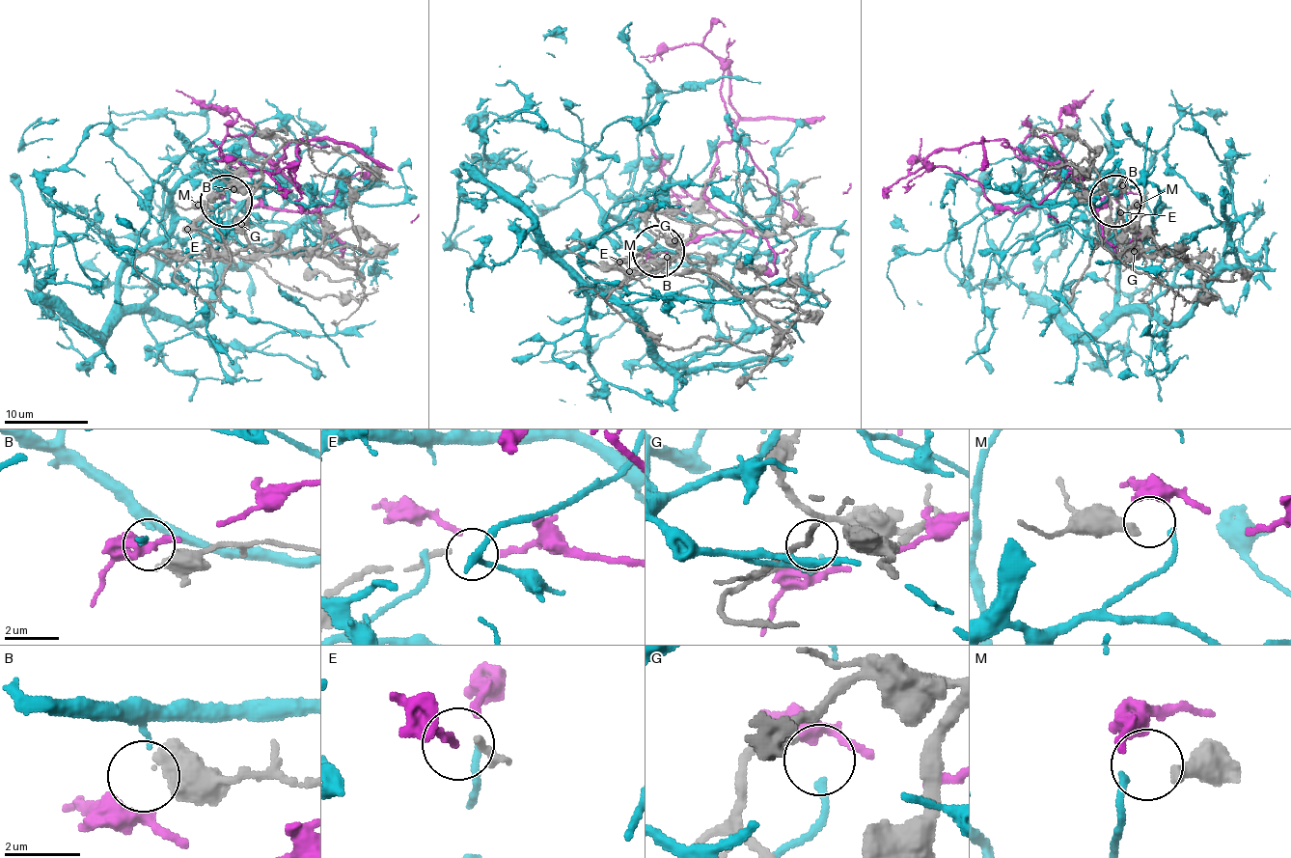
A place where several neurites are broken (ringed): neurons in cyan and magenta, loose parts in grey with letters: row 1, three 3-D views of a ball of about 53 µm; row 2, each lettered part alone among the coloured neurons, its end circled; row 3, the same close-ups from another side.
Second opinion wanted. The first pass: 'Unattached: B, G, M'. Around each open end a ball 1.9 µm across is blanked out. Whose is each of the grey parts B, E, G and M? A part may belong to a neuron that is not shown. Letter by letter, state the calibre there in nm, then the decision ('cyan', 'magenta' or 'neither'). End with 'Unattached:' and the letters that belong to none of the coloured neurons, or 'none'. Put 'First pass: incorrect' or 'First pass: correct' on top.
First pass: incorrect
B: calibre 850 nm; neither
E: calibre 170 nm; magenta
G: calibre 240 nm; neither
M: calibre 360 nm; cyan
Unattached: B, G

